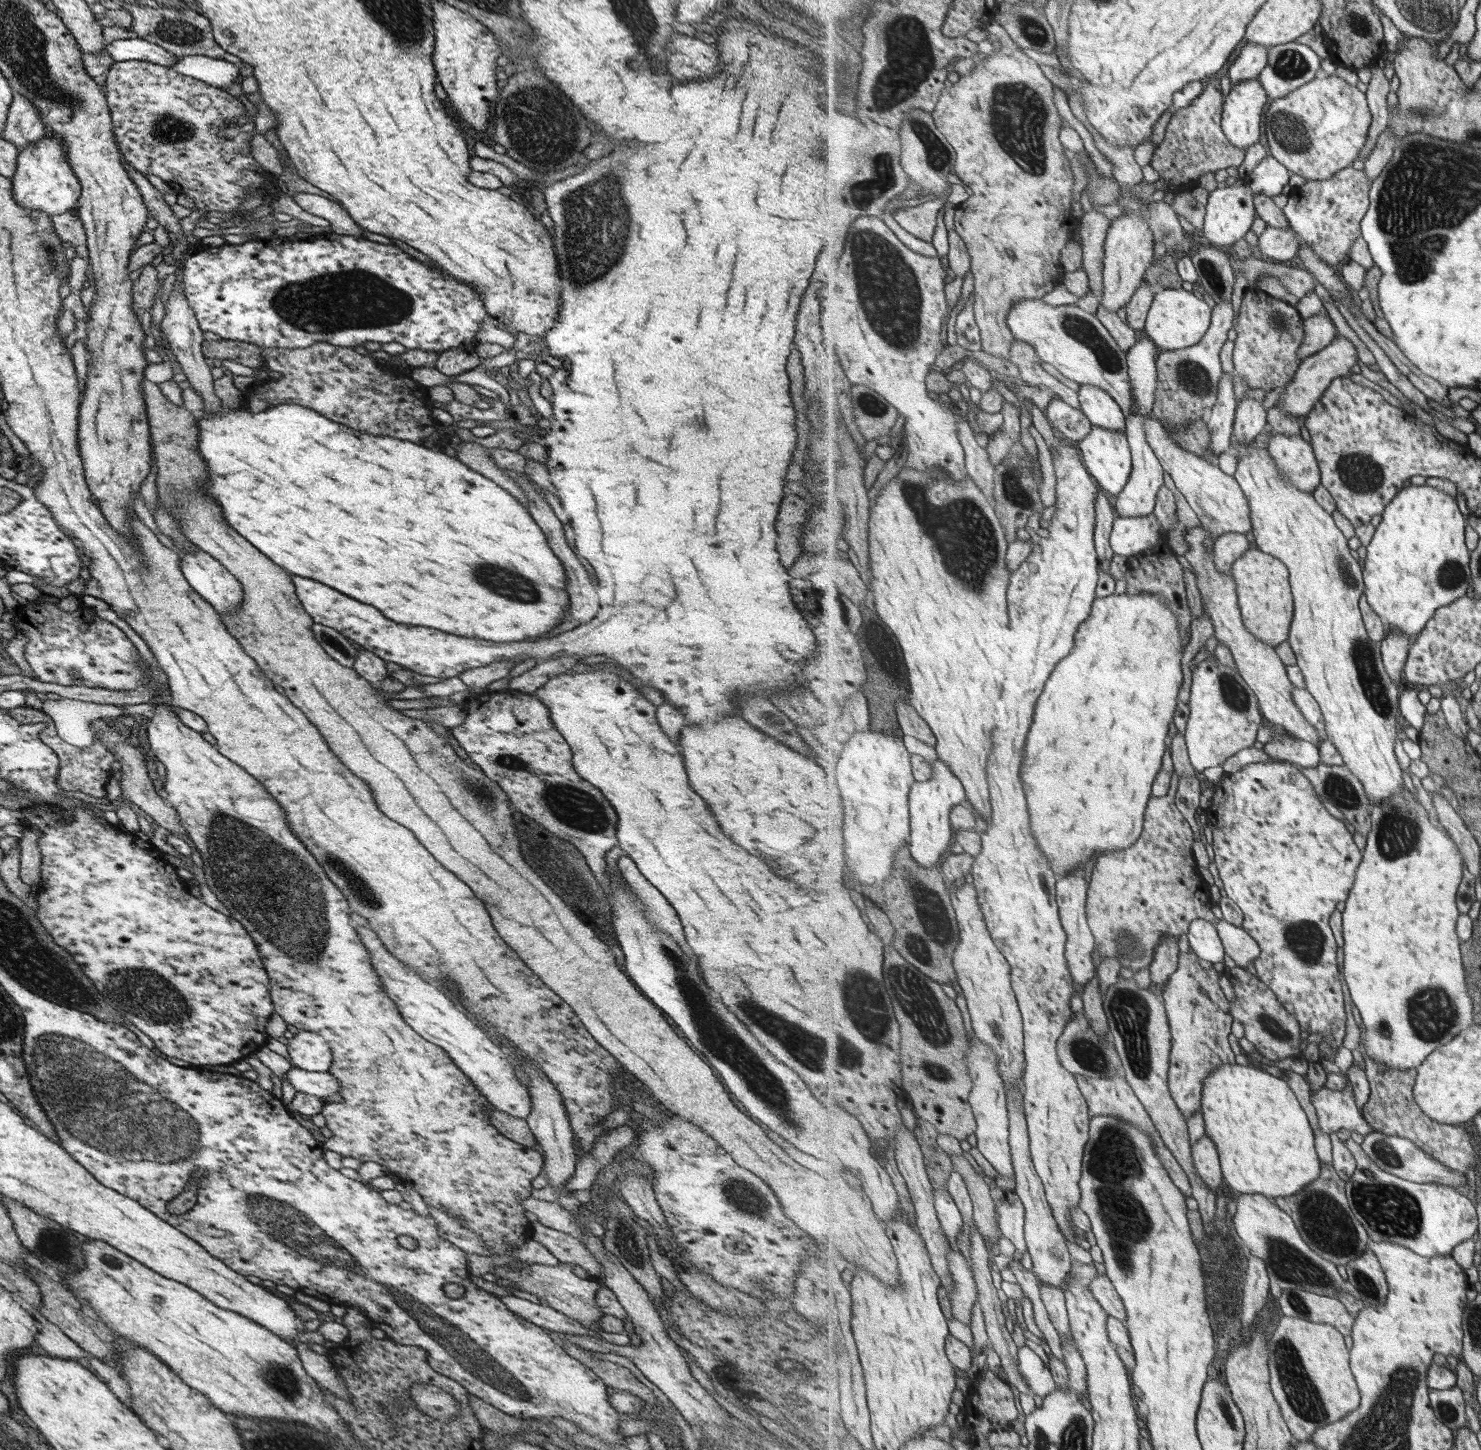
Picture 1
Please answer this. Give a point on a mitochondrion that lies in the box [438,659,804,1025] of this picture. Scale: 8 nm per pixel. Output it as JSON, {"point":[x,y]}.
{"point":[575,808]}

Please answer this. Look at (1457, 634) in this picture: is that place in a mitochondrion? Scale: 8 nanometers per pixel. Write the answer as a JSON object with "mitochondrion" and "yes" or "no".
{"mitochondrion":"no"}

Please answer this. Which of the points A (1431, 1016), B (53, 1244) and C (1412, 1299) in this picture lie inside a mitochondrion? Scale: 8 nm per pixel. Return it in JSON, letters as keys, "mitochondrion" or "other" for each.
{"A":"mitochondrion","B":"mitochondrion","C":"other"}

